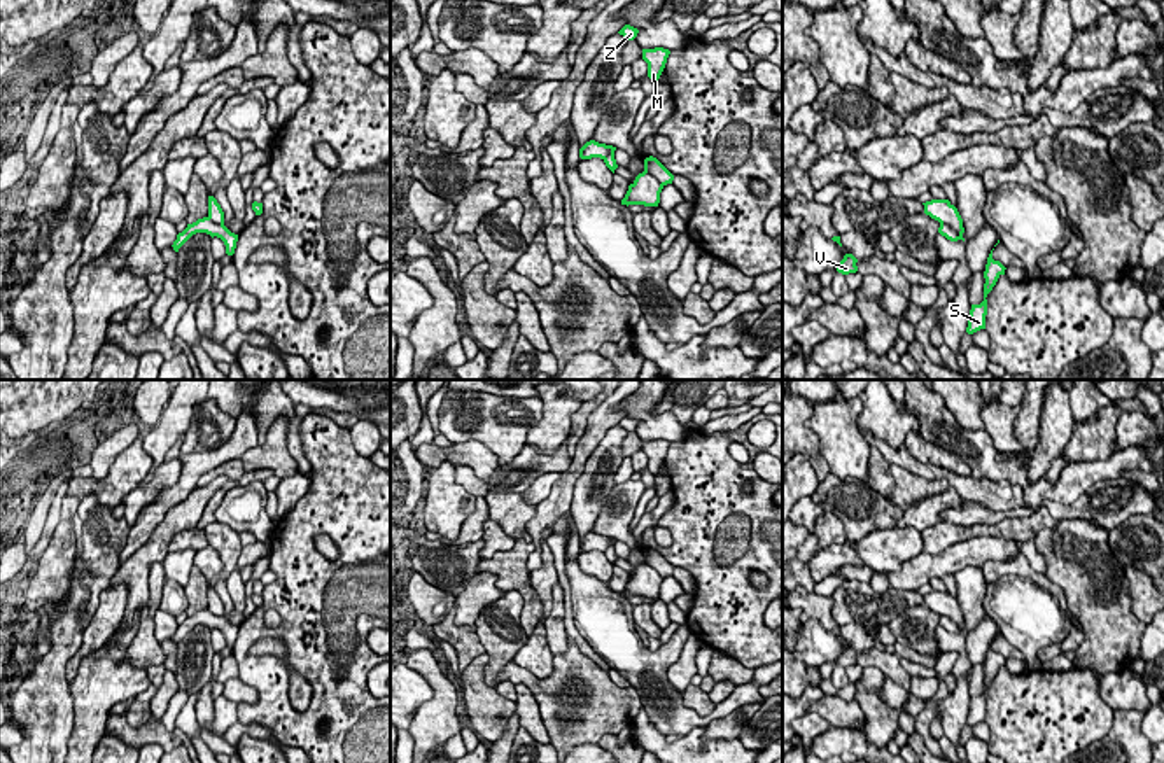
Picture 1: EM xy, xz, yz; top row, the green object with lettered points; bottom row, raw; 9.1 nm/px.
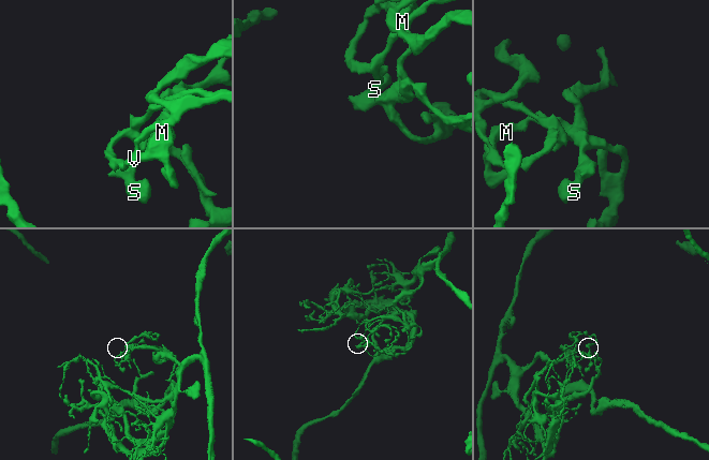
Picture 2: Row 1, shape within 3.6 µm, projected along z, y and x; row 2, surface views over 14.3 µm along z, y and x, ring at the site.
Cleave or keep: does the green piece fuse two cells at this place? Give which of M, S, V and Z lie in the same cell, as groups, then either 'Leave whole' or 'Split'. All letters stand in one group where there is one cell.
Groups: M V Z / S. Split

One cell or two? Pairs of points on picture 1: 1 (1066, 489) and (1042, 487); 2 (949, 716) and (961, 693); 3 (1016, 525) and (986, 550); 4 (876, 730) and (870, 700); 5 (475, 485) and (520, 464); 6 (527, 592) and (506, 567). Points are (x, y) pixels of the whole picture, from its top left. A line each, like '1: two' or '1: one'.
1: one
2: one
3: two
4: one
5: one
6: one

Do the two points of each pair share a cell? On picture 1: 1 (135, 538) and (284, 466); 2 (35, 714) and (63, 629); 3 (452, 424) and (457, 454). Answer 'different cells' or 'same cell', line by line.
1: different cells
2: same cell
3: different cells

